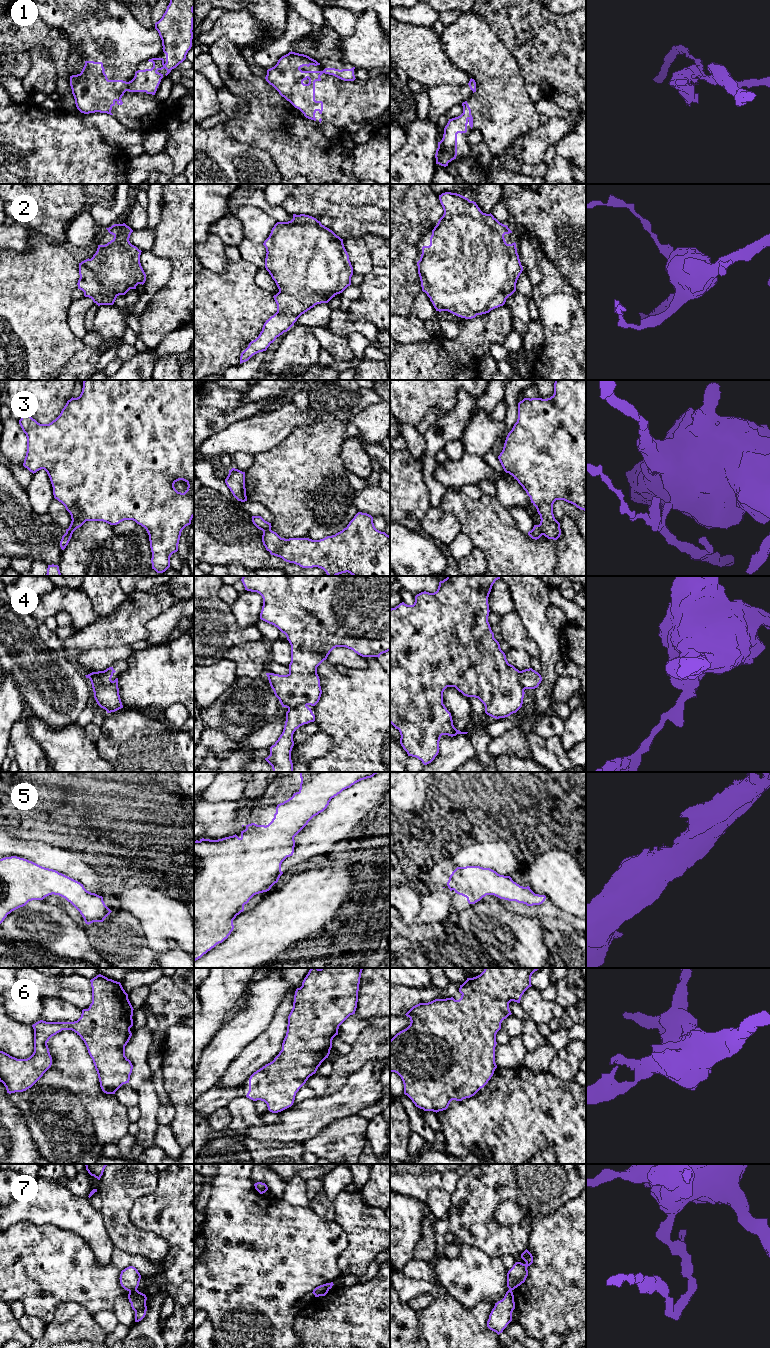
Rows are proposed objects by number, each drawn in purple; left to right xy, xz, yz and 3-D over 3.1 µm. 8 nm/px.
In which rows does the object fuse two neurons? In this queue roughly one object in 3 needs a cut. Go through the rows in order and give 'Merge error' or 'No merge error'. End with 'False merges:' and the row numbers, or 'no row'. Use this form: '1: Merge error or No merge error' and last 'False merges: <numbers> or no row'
1: Merge error
2: No merge error
3: Merge error
4: Merge error
5: No merge error
6: No merge error
7: Merge error
False merges: 1, 3, 4, 7

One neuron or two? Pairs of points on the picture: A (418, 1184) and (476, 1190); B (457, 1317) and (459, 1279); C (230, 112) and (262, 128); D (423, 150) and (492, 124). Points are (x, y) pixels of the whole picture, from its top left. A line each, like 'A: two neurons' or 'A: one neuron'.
A: two neurons
B: two neurons
C: two neurons
D: two neurons

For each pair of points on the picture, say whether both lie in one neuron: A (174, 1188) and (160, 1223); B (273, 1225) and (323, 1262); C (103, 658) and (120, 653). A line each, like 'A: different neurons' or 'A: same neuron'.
A: same neuron
B: same neuron
C: same neuron

